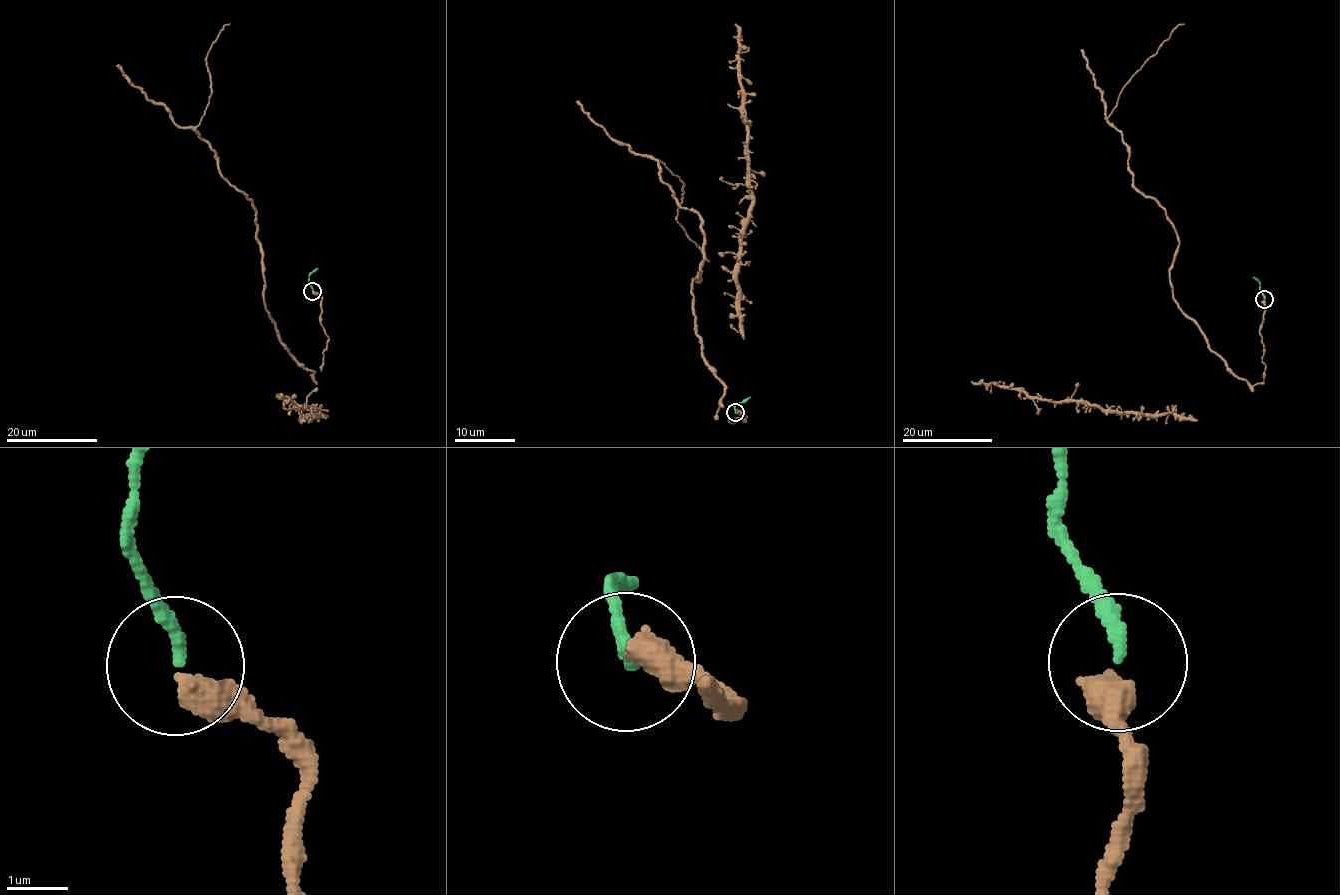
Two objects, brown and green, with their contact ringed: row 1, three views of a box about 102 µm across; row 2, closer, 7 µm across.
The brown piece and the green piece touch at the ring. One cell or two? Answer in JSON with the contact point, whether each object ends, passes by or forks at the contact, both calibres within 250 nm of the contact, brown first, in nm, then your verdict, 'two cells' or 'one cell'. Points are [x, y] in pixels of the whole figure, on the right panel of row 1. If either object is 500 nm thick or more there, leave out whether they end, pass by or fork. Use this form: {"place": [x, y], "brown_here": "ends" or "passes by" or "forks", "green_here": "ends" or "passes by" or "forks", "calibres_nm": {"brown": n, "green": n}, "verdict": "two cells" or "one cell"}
{"place": [1264, 299], "brown_here": "ends", "green_here": "ends", "calibres_nm": {"brown": 440, "green": 200}, "verdict": "one cell"}

